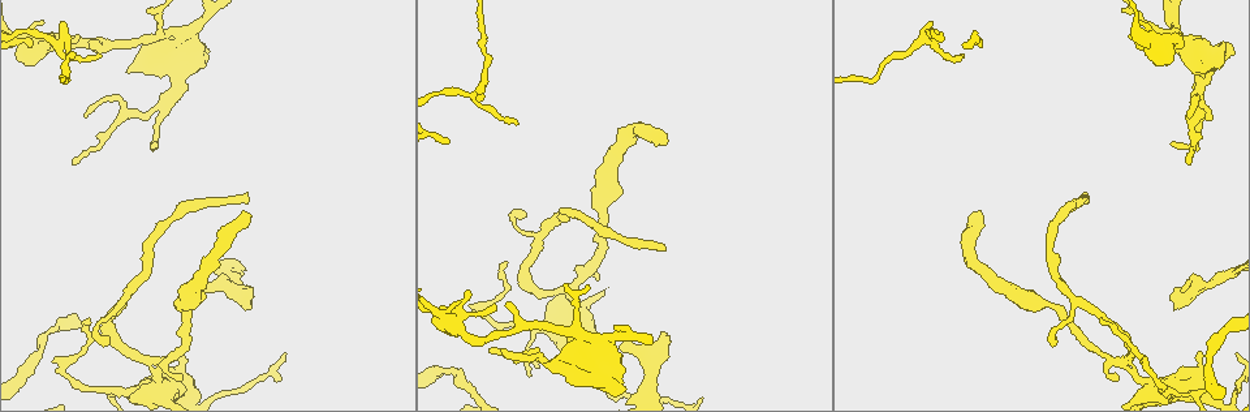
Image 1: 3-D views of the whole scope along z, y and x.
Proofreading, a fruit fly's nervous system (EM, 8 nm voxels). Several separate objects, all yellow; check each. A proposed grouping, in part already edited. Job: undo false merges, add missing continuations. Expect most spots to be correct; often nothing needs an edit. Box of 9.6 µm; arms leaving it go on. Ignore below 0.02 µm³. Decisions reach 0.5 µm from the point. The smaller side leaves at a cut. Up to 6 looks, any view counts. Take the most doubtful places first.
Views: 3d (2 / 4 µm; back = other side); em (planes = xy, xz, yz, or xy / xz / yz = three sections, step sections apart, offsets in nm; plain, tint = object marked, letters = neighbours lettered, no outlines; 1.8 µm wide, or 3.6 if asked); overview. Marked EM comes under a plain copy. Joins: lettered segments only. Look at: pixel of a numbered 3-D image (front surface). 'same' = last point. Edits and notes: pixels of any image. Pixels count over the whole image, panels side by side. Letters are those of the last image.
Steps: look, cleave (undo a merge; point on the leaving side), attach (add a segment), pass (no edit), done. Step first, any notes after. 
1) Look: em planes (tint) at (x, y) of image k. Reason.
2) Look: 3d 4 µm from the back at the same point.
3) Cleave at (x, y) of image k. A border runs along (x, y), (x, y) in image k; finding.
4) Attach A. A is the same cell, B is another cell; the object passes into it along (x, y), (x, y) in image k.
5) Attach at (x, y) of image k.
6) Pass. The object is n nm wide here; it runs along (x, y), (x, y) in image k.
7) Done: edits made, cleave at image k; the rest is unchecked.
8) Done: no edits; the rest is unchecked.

Look: 3d 2 µm at (64, 30) of image 1. Sharp bend.

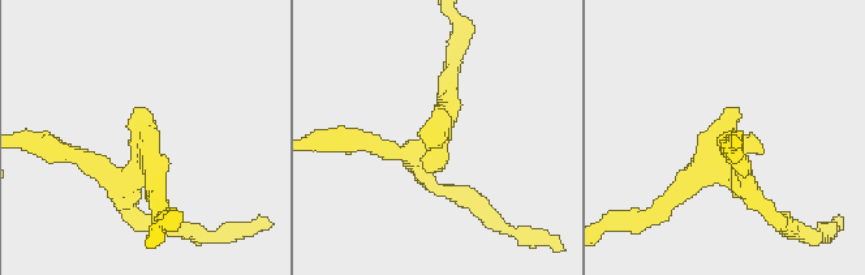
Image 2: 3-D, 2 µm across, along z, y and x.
Look: em xz step 4 (tint) at (141, 142) of image 2. Shape alone is not enough.

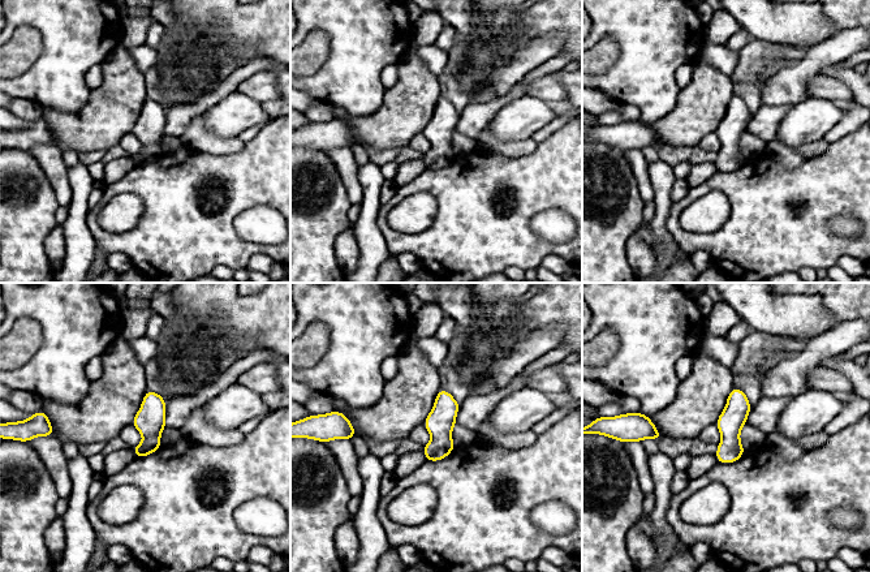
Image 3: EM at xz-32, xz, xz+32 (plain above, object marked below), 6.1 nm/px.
Look: em yz step 4 (letters) at the same point.

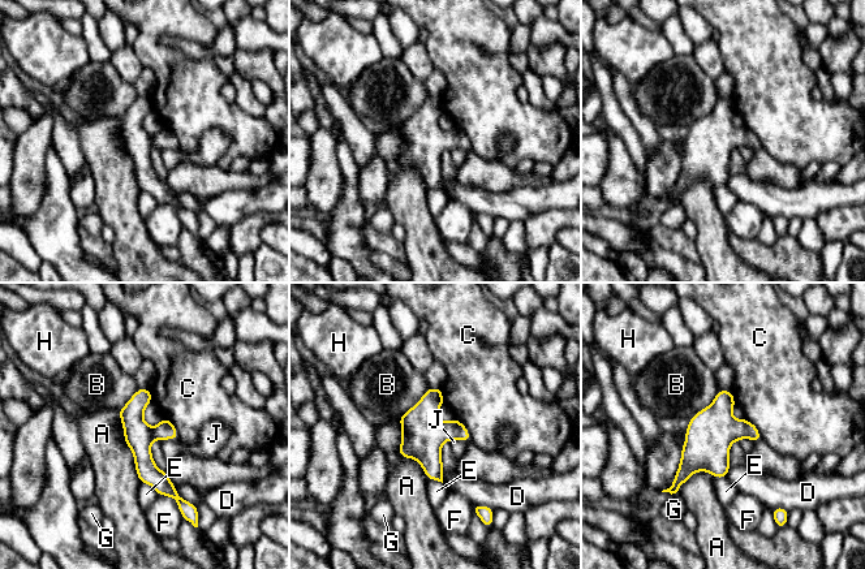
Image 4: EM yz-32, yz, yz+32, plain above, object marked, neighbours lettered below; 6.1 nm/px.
Pass. A, B, C, D, E, F, G, H and J are other cells; a border runs along (467, 440), (450, 442) in image 4; continuous, no second neuron.

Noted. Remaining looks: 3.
Look: em xz step 16 (tint) at (161, 32) of image 1. Small branch off a trunk.

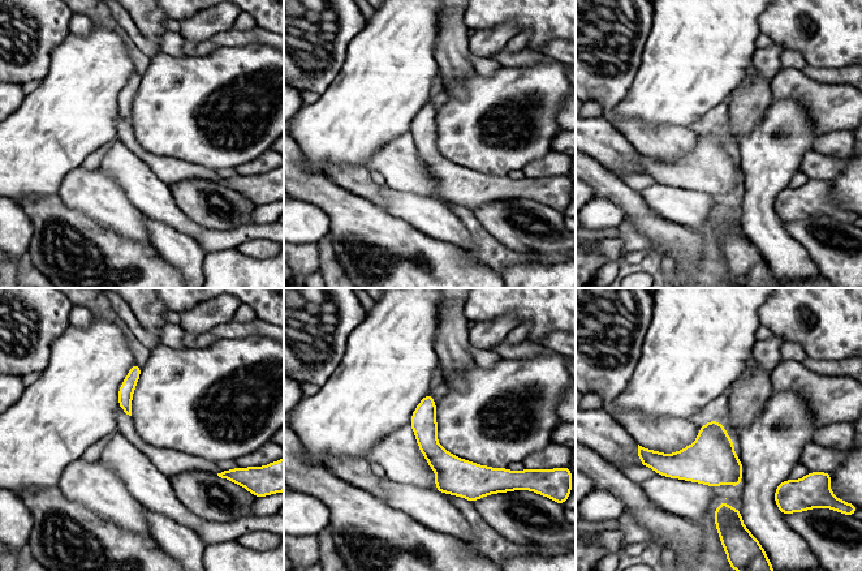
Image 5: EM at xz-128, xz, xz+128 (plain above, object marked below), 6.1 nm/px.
Look: em planes (letters) at the same point.

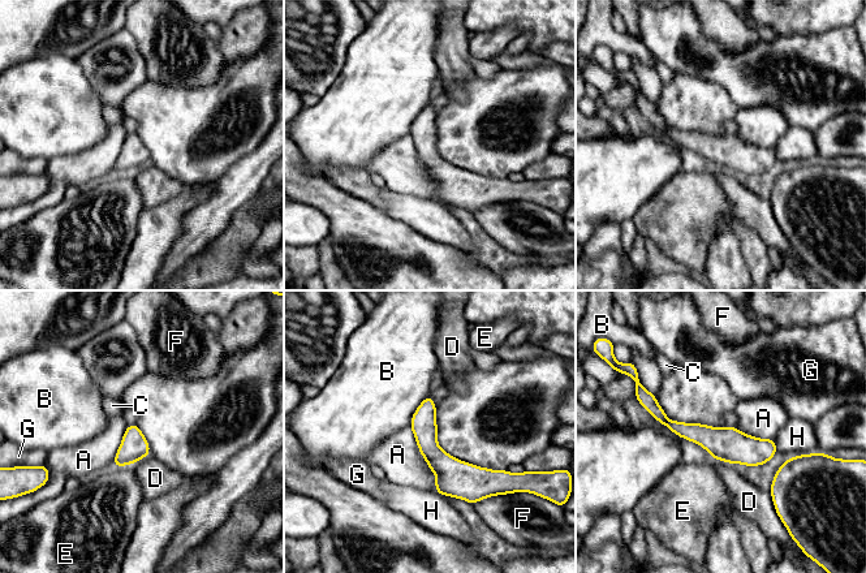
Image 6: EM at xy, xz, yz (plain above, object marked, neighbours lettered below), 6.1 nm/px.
Pass. A, B, C, D, E, F, G and H are other cells; a border runs along (409, 426), (435, 475), (435, 490) in image 6; one neuron here.

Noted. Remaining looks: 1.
Done: no edits; the rest is unchecked.

